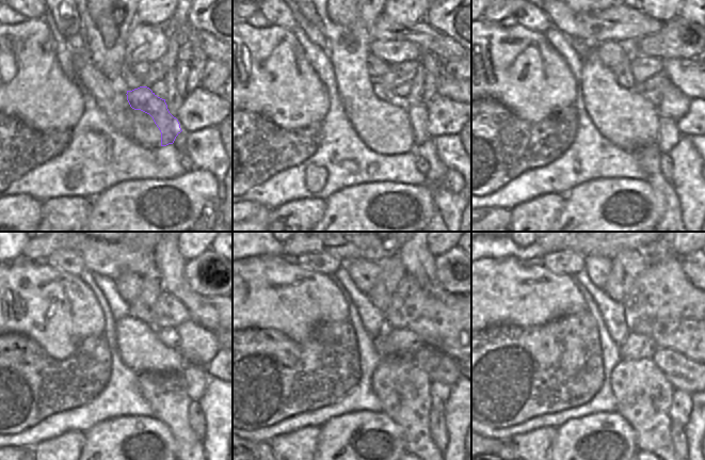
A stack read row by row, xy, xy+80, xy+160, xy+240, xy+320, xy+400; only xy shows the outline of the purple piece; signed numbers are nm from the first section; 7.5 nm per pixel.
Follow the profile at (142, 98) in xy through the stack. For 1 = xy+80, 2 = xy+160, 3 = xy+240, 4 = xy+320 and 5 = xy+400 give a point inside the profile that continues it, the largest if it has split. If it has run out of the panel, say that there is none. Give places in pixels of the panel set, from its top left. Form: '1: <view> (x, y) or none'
1: xy+80 (387, 95)
2: xy+160 (623, 75)
3: xy+240 (143, 307)
4: xy+320 (391, 269)
5: xy+400 (626, 266)

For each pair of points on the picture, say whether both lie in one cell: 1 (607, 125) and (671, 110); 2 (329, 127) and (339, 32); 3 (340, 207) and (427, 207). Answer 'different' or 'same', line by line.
1: different
2: different
3: same

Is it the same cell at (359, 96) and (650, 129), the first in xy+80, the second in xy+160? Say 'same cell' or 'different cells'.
same cell

